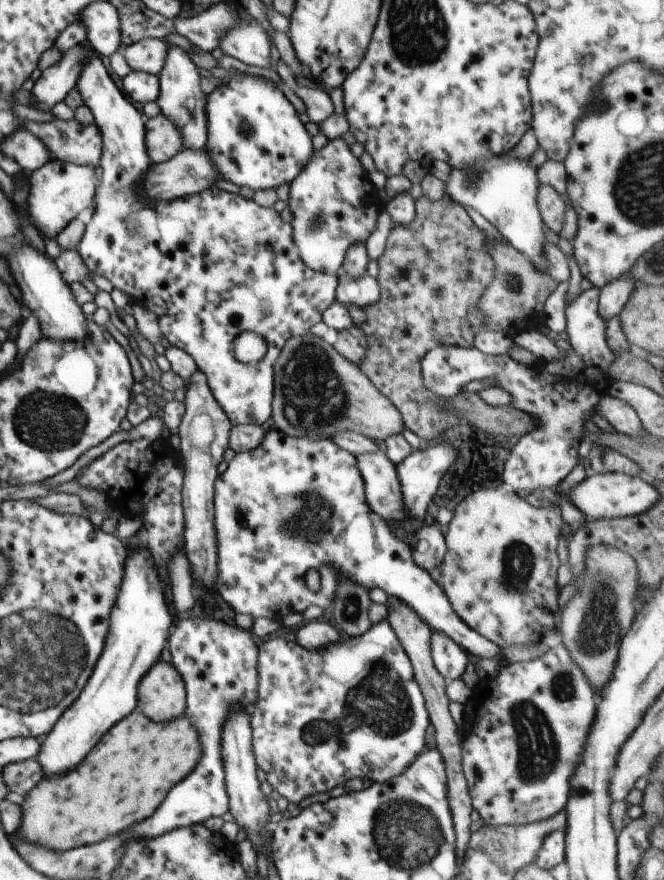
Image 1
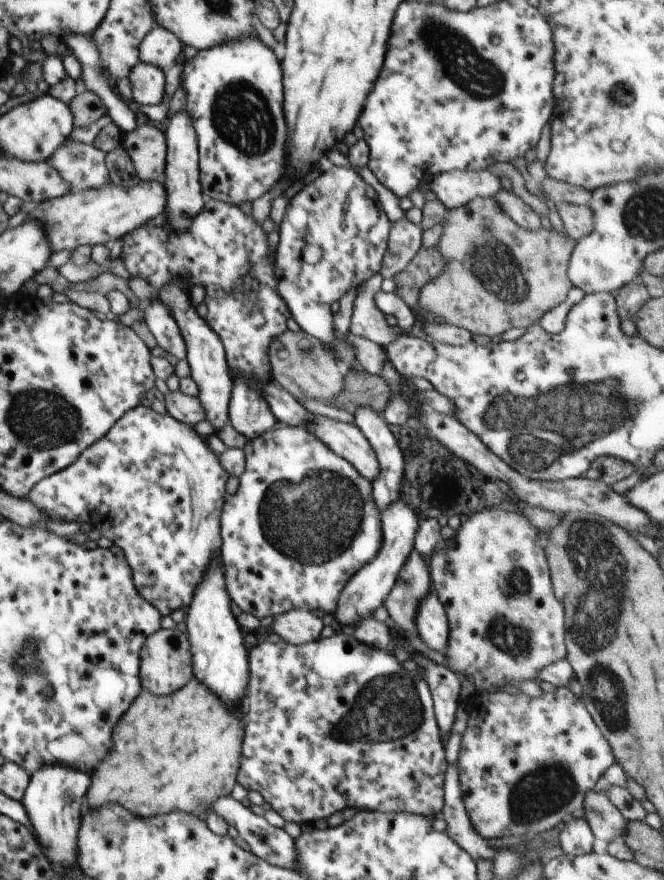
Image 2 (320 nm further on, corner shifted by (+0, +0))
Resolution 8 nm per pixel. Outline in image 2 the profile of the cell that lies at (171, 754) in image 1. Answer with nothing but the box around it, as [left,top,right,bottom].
[87,678,246,817]

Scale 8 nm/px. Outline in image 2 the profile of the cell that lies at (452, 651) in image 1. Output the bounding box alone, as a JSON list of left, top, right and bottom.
[415,592,450,653]

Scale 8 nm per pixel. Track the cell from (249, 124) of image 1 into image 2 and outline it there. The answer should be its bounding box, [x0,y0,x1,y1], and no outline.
[180,32,287,206]

